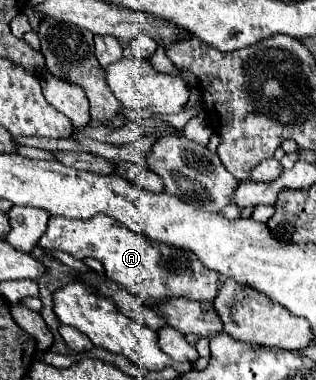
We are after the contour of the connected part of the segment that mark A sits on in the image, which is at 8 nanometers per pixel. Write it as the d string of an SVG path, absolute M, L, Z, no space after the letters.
M102 213L95 215L91 220L76 220L62 216L50 216L48 230L40 238L40 246L48 250L62 250L72 254L74 258L96 258L104 266L104 274L116 282L118 286L126 288L132 296L140 298L146 306L152 306L156 302L164 302L168 298L184 296L188 300L202 300L212 302L218 292L218 274L210 272L194 252L188 250L188 268L178 268L176 254L174 254L174 266L160 266L162 264L162 250L158 242L148 240L146 236L134 234L130 228L122 226L118 220L112 222L112 218Z

